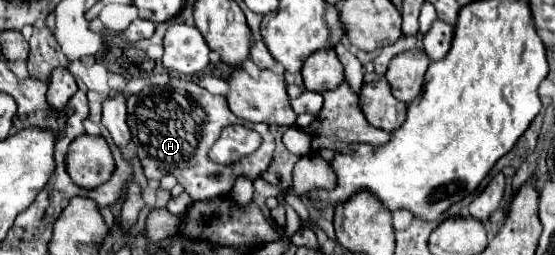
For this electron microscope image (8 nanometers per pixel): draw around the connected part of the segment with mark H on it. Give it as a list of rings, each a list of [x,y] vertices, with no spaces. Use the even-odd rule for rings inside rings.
[[[175,79],[167,85],[153,85],[145,87],[141,93],[135,93],[127,99],[127,125],[133,135],[133,143],[137,149],[137,157],[145,171],[147,179],[161,179],[163,175],[171,173],[177,181],[185,187],[193,201],[207,201],[231,191],[235,179],[239,175],[247,175],[249,179],[257,179],[271,163],[275,151],[273,133],[269,137],[271,127],[267,123],[249,123],[235,117],[223,95],[211,95],[203,87],[193,81]],[[165,113],[179,113],[179,115],[165,115]],[[231,123],[243,123],[249,129],[255,129],[263,137],[263,145],[243,157],[233,167],[217,165],[209,161],[207,151],[217,141],[223,127]]]

